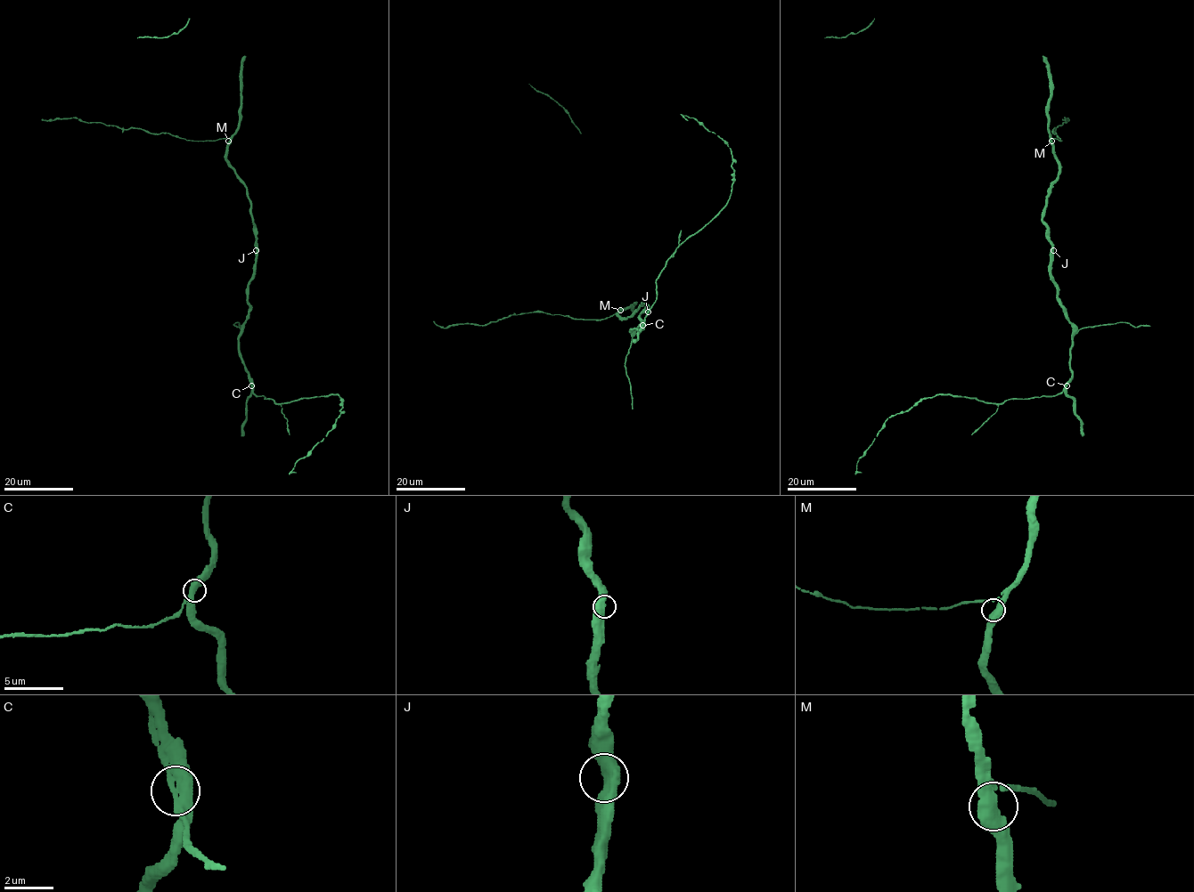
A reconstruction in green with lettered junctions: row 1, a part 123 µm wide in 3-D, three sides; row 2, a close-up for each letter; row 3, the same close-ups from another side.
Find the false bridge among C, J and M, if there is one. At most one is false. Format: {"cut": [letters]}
{"cut": []}

